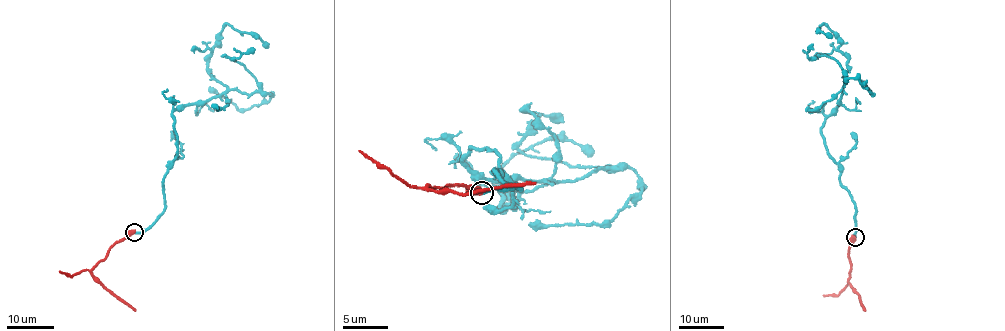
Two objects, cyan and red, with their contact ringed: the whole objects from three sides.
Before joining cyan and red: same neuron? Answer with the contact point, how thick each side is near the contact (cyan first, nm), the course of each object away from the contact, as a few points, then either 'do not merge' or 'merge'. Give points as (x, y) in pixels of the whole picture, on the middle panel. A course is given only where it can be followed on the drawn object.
at (482, 193); 280 nm thick on the cyan side, 600 nm on the other; cyan runs (482, 192), (521, 188), (473, 147), (470, 171), (553, 183), (505, 208), (500, 173), (520, 150), (595, 151); red runs (482, 192), (454, 183), (447, 189), (436, 185), (429, 189), (470, 193), (535, 182); merge

